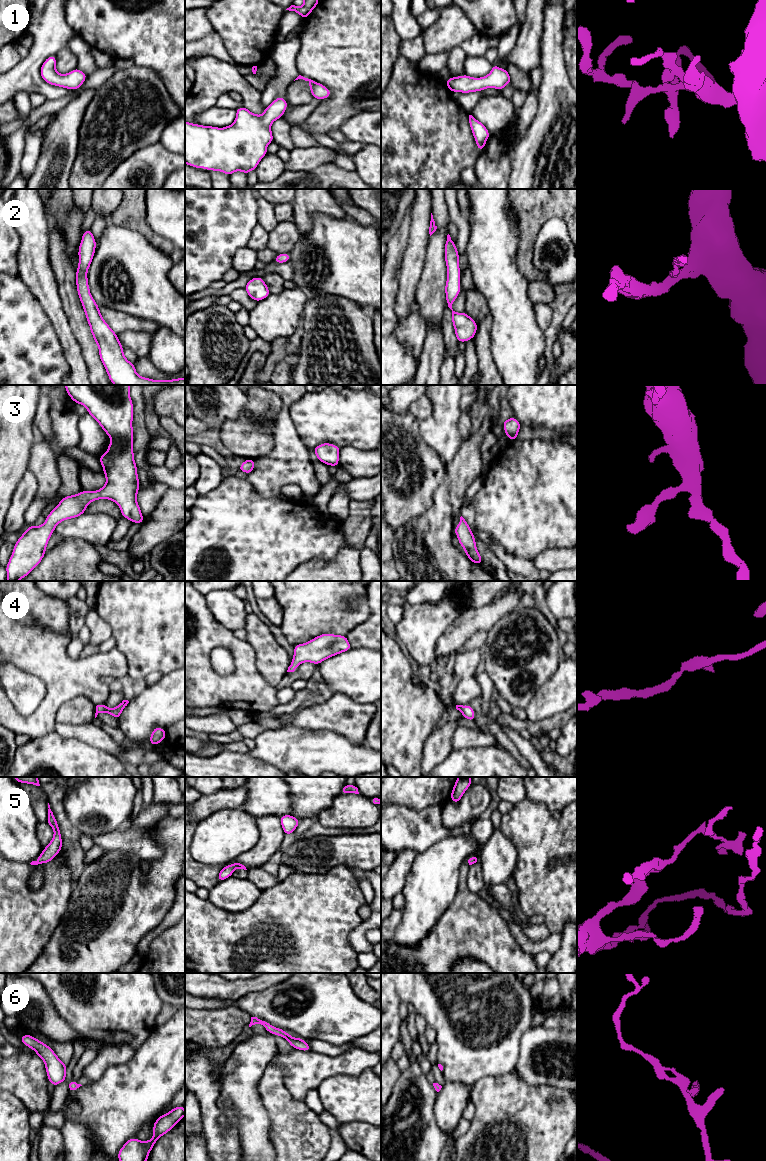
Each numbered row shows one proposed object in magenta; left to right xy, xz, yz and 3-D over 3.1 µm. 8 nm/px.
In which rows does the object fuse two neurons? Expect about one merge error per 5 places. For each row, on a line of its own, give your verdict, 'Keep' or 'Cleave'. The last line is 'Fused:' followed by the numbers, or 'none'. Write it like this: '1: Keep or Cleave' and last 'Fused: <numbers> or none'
1: Keep
2: Keep
3: Keep
4: Keep
5: Keep
6: Keep
Fused: none

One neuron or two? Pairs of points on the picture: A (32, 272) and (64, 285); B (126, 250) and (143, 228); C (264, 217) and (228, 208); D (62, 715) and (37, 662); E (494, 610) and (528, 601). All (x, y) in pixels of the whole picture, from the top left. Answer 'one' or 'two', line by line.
A: one
B: two
C: two
D: two
E: two

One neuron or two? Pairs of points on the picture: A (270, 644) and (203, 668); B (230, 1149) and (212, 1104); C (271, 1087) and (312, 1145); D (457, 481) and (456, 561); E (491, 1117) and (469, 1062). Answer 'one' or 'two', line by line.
A: two
B: one
C: one
D: one
E: two

